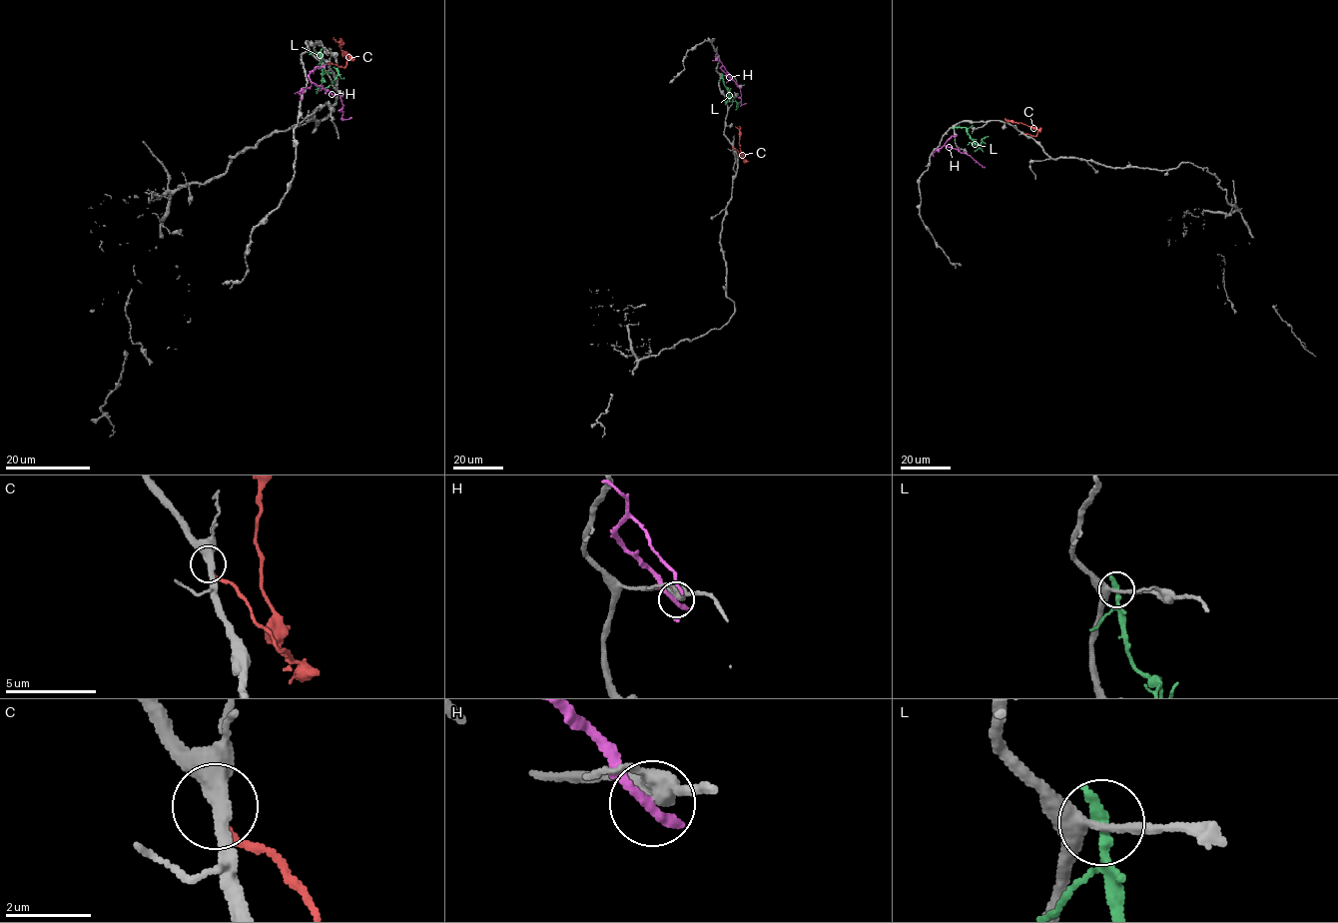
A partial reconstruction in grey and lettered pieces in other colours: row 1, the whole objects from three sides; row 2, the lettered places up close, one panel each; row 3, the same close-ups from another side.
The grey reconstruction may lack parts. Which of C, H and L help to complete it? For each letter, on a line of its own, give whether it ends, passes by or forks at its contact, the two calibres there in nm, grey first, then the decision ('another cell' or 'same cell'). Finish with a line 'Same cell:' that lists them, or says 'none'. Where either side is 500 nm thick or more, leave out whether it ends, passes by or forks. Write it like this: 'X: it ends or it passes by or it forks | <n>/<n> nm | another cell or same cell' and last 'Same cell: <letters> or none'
C: it ends | 380/180 nm | another cell
H: it ends | 380/320 nm | another cell
L: it passes by | 240/240 nm | another cell
Same cell: none

